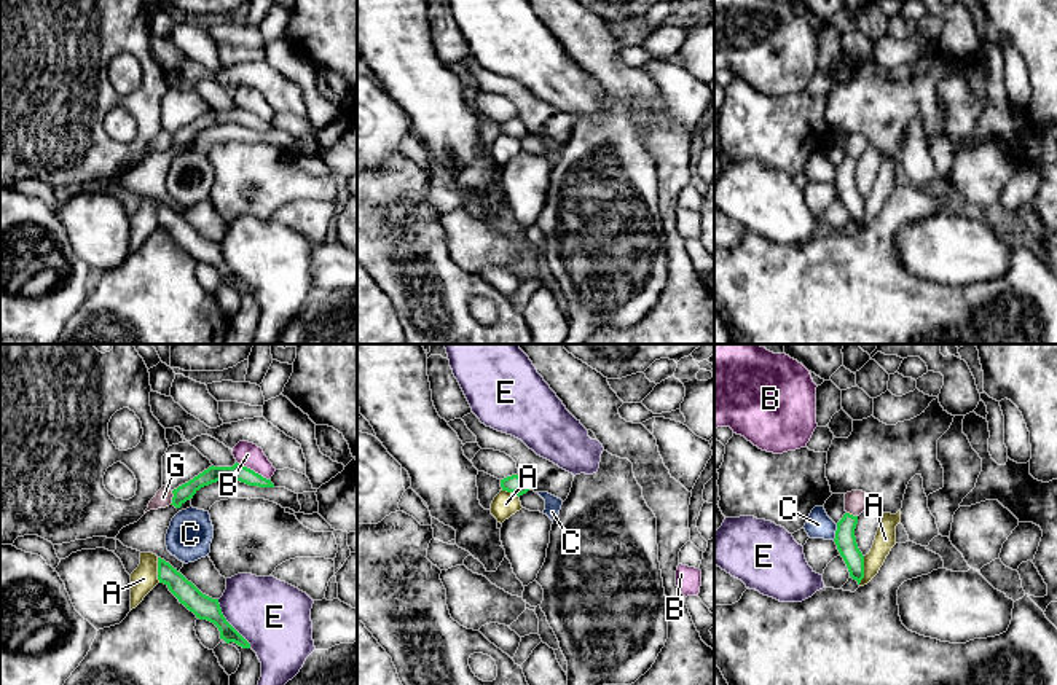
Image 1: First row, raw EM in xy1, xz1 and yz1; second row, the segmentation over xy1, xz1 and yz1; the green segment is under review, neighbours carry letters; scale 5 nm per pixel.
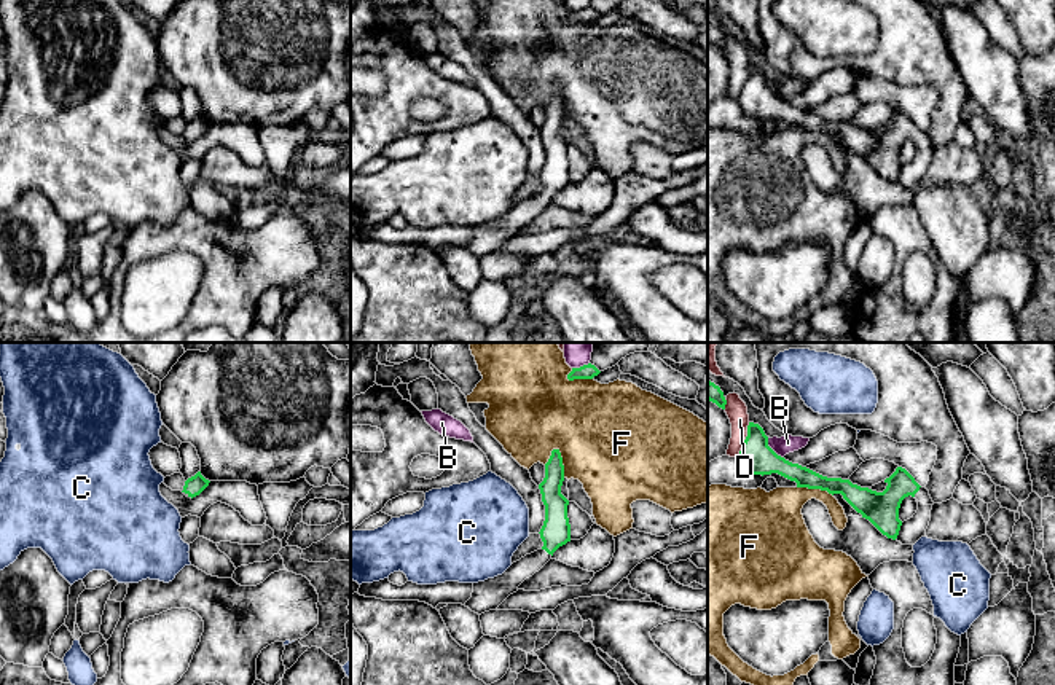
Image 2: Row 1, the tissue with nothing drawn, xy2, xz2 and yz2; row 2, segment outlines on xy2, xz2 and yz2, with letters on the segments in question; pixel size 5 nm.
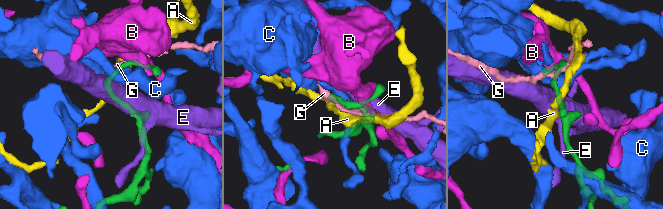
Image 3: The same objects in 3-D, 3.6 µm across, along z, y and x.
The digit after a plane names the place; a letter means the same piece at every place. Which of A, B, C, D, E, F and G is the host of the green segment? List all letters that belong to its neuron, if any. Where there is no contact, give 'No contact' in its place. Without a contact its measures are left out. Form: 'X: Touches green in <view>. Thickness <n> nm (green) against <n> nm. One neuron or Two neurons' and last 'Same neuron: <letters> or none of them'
A: Touches green in yz1. Thickness 110 nm (green) against 110 nm. Two neurons
B: Touches green in xy1. Thickness 90 nm (green) against 120 nm. Two neurons
C: Touches green in yz1. Thickness 110 nm (green) against 130 nm. Two neurons
D: Touches green in yz2. Thickness 170 nm (green) against 110 nm. Two neurons
E: Touches green in xy1. Thickness 120 nm (green) against 360 nm. Two neurons
F: Touches green in xz2. Thickness 110 nm (green) against 480 nm. Two neurons
G: Touches green in xy1. Thickness 90 nm (green) against 90 nm. Two neurons
Same neuron: none of them

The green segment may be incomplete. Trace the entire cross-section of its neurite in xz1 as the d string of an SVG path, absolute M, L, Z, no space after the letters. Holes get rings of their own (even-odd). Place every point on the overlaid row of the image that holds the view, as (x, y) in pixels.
M512 475L512 476L501 480L501 487L502 491L512 492L518 497L529 491L526 483L518 475Z

